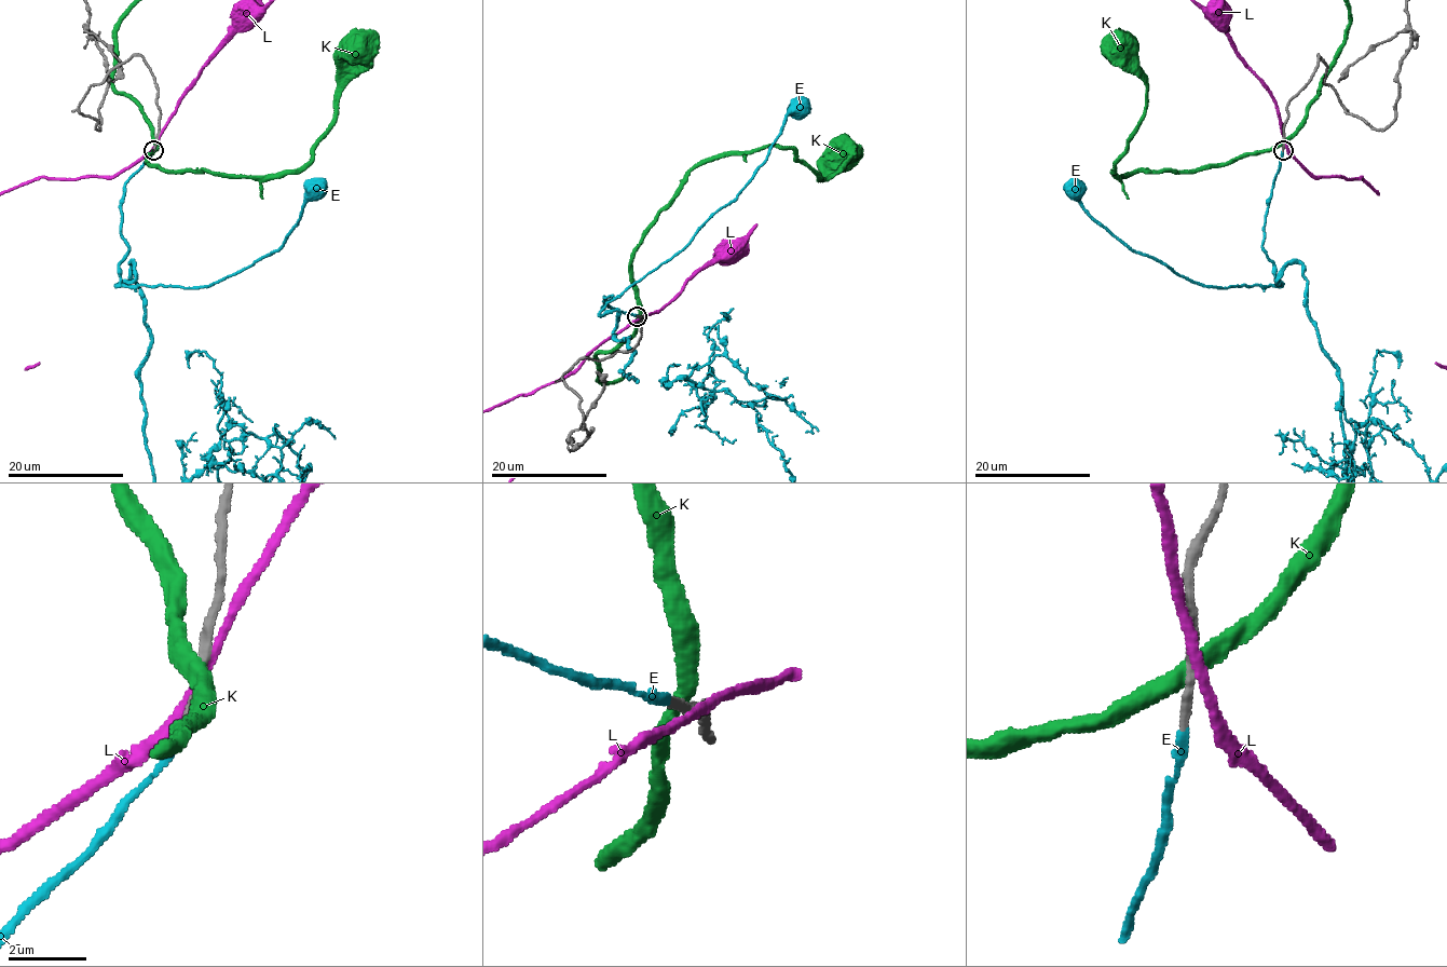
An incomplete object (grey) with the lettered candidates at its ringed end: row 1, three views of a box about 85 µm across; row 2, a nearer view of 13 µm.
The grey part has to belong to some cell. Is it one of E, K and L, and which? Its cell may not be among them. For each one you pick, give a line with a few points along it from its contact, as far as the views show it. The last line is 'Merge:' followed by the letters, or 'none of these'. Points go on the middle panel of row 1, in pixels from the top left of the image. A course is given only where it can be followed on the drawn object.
E: via (638, 315), (609, 305), (604, 297), (611, 297), (604, 309), (685, 246), (748, 182), (783, 120), (800, 110)
Merge: E

